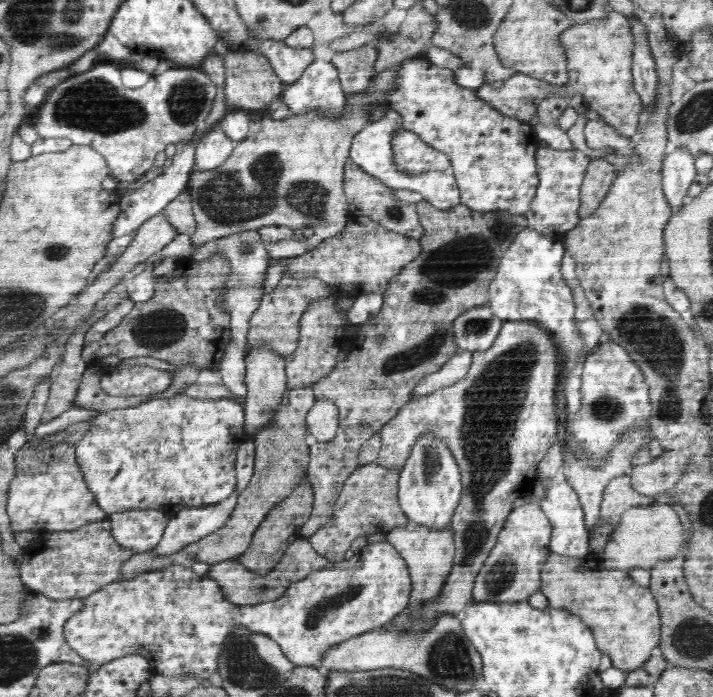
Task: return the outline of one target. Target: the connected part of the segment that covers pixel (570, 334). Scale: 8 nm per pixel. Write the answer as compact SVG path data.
M529 227L514 238L501 257L497 273L491 280L489 306L500 320L532 320L552 333L560 352L561 382L574 368L578 352L582 352L582 337L574 317L576 306L573 293L561 273L565 245Z

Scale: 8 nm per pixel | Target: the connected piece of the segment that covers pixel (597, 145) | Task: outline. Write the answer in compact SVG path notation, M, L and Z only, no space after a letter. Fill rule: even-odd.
M588 120L583 131L587 146L594 150L608 148L620 156L632 152L630 138L618 135L604 120Z

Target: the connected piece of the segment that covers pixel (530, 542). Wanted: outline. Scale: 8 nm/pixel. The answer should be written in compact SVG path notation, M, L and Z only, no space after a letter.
M536 499L510 512L498 533L497 543L473 582L471 602L522 602L541 587L541 570L550 556L549 547L553 525Z

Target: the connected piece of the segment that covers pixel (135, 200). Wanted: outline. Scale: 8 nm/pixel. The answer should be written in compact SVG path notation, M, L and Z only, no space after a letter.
M191 139L180 140L175 149L172 165L168 169L164 172L153 172L152 175L144 178L134 185L130 192L122 196L119 205L120 214L118 214L120 218L116 220L116 224L112 225L113 238L129 236L132 232L135 232L144 222L162 212L170 202L174 201L176 196L180 196L180 192L184 192L189 187L190 176L195 169L197 147L193 145L193 139Z

